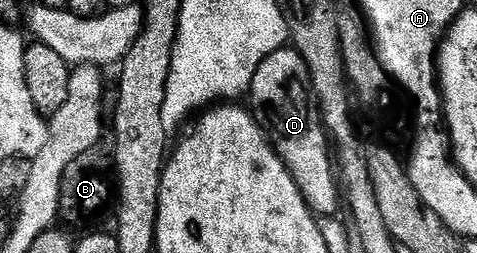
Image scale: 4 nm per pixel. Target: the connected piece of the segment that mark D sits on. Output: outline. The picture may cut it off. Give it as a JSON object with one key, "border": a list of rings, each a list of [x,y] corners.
{"border":[[[284,48],[273,52],[261,68],[257,68],[257,76],[253,76],[249,109],[267,141],[293,176],[312,214],[319,218],[334,218],[340,213],[339,204],[341,208],[341,182],[337,177],[333,146],[323,124],[323,115],[313,101],[310,80],[309,68],[298,50]]]}

